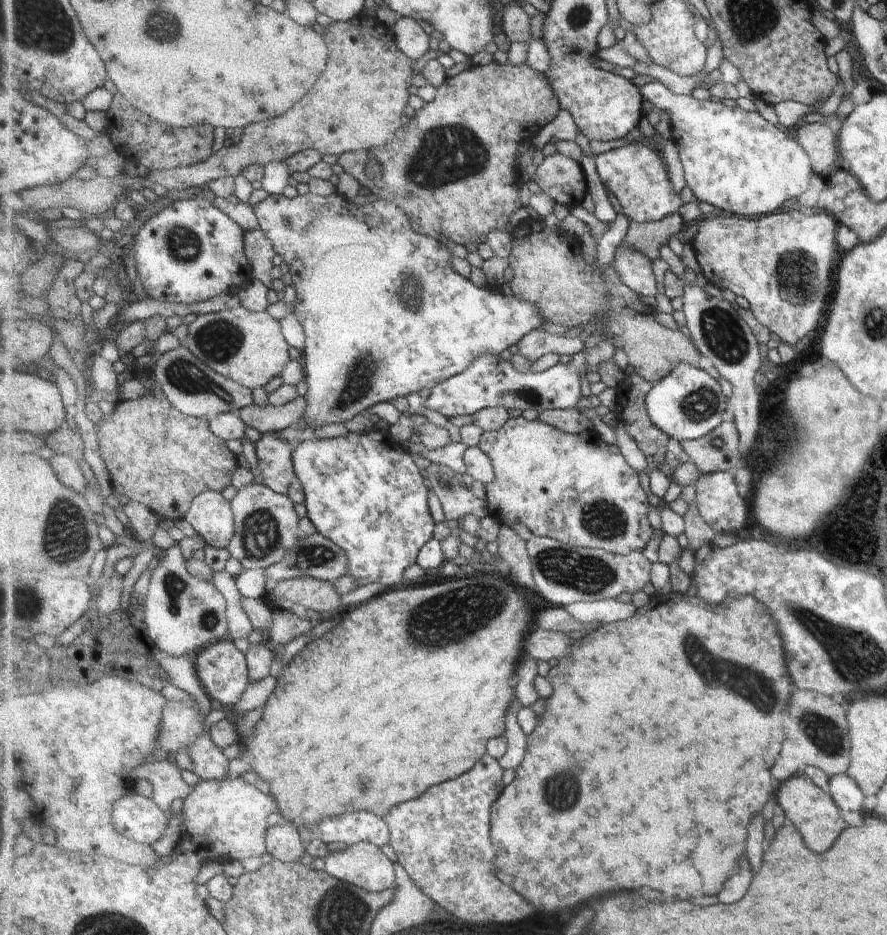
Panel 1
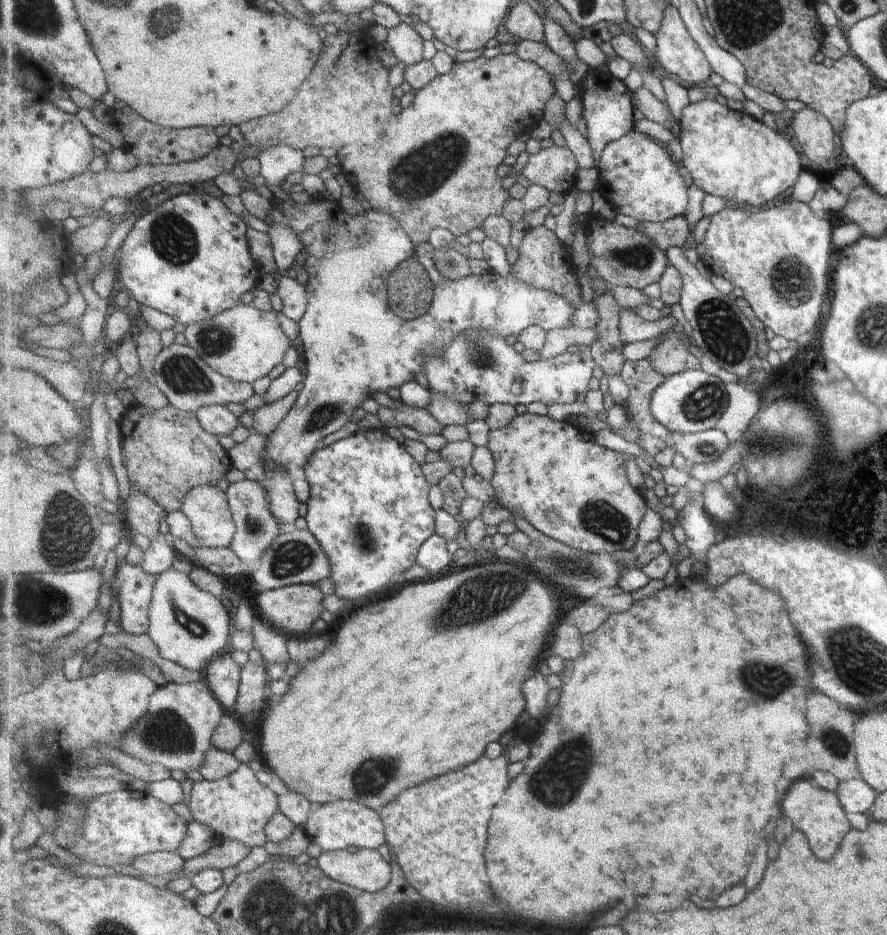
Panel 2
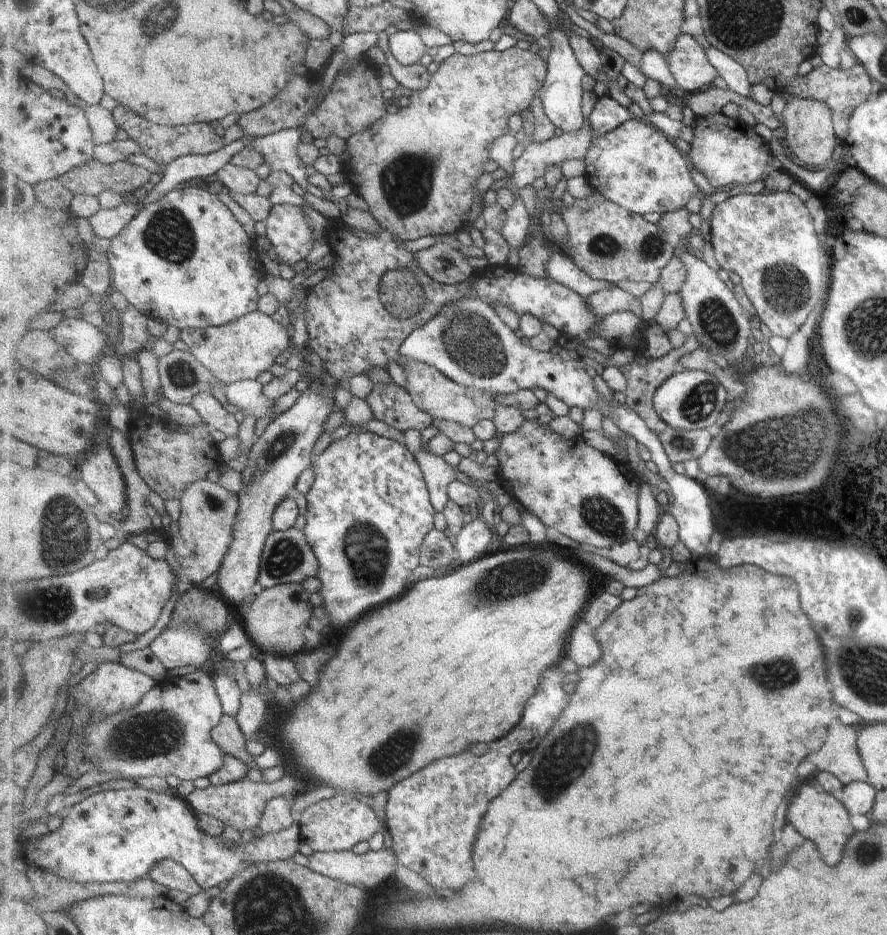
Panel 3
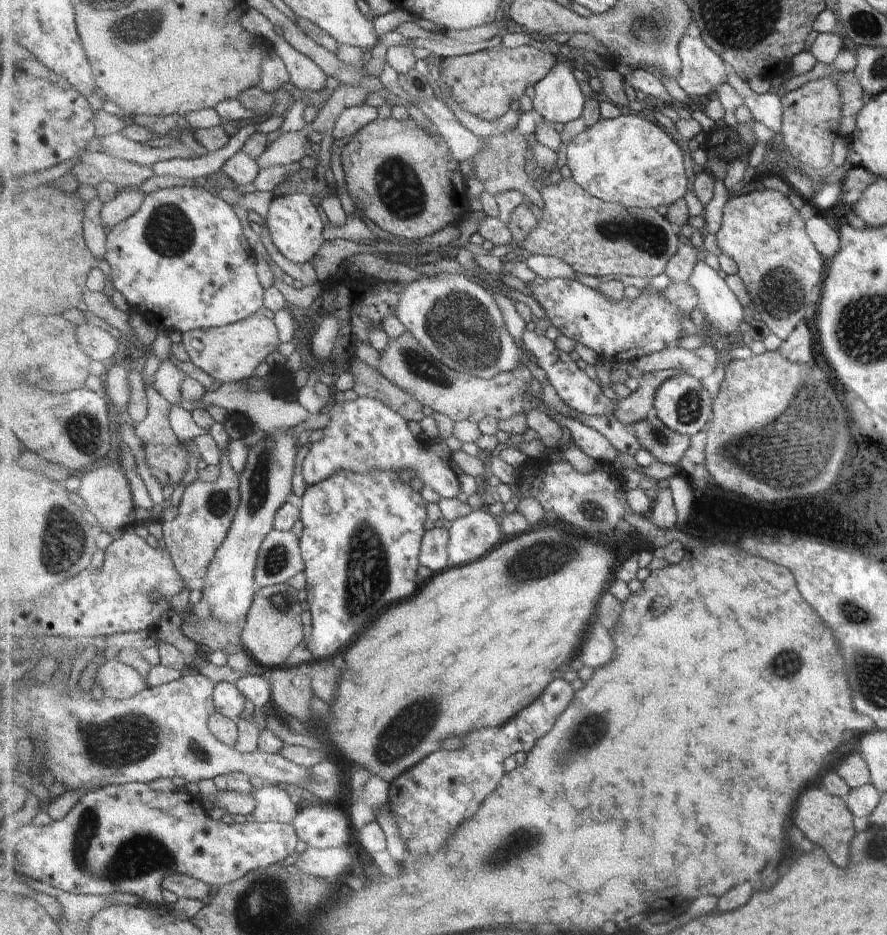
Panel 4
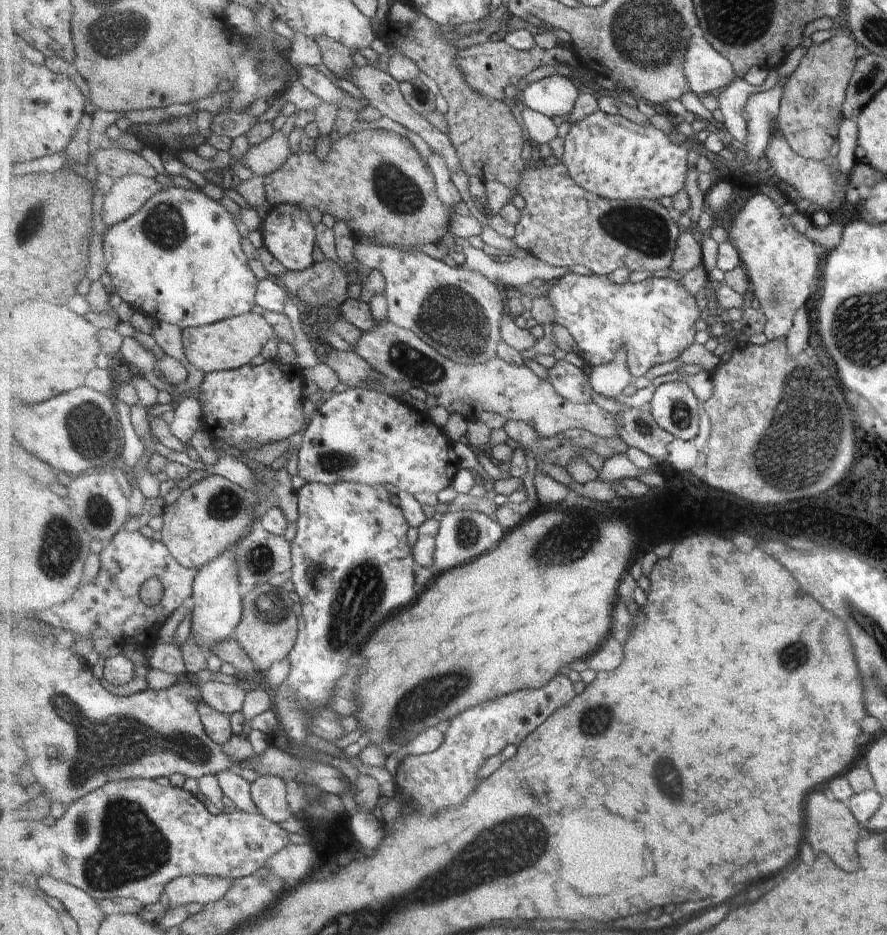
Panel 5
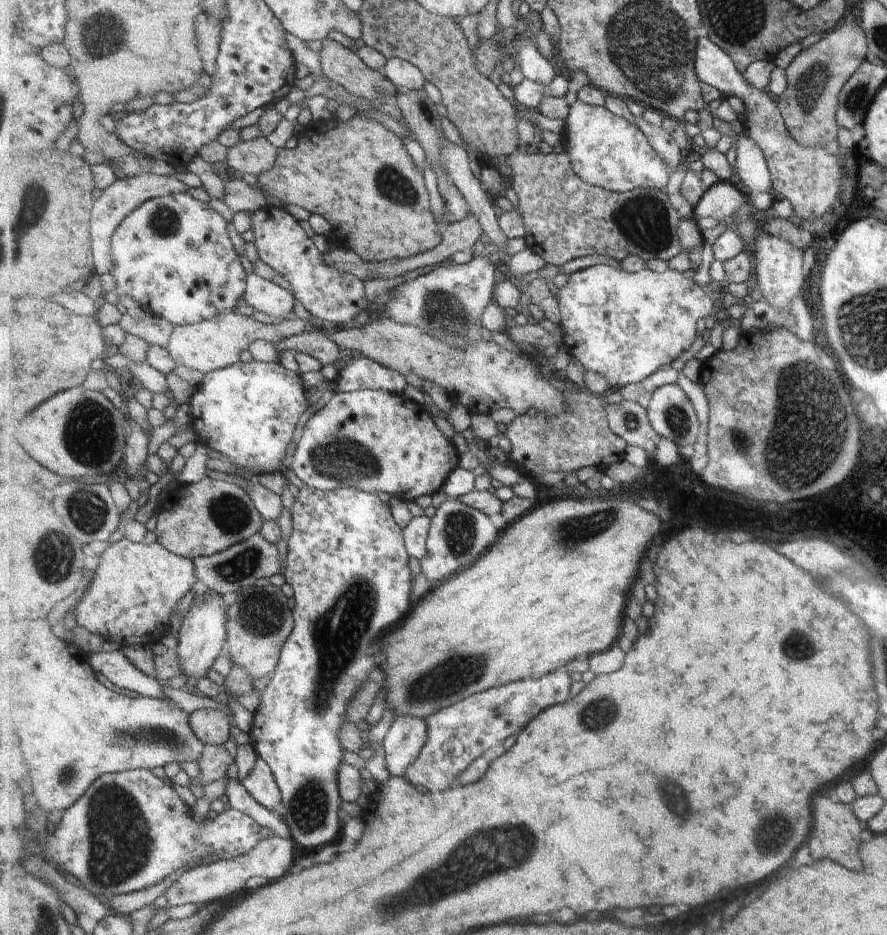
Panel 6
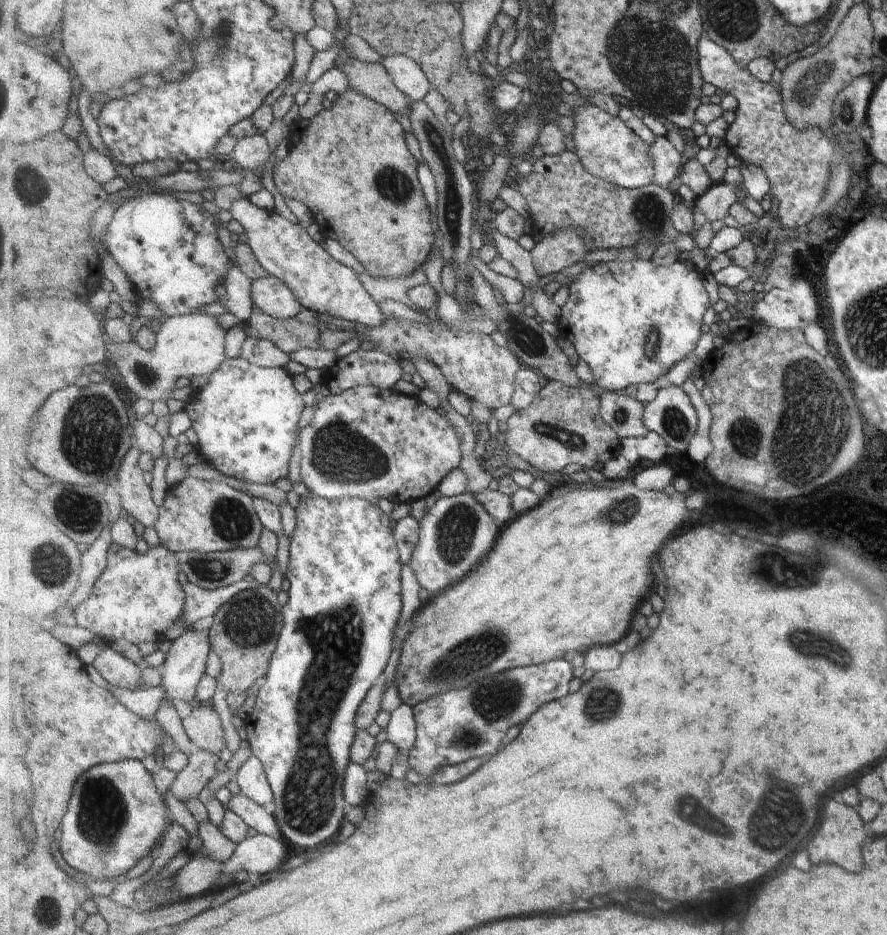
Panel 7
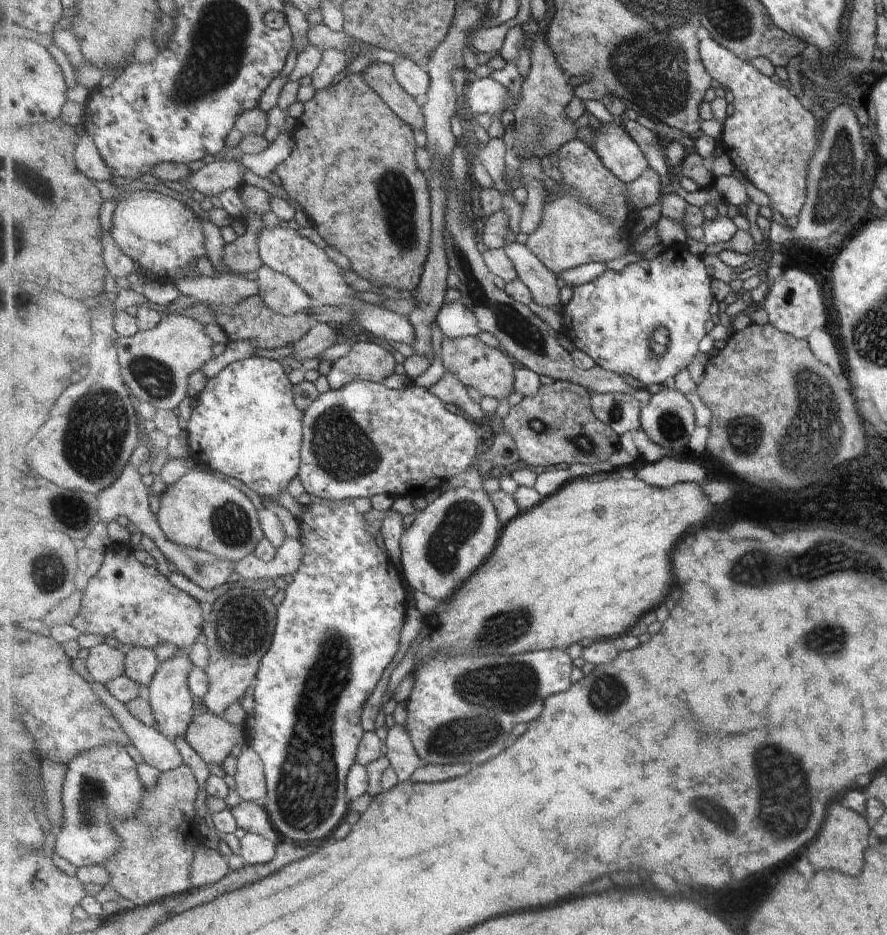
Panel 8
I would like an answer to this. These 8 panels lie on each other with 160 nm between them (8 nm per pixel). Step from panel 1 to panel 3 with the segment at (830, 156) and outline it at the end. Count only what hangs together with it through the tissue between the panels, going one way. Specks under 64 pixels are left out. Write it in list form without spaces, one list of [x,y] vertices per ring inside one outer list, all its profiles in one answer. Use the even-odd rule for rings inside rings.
[[[788,99],[782,113],[785,125],[784,145],[789,145],[792,150],[793,160],[798,164],[803,162],[804,168],[812,170],[821,169],[831,161],[831,152],[836,143],[832,129],[832,114],[823,101],[814,99]]]

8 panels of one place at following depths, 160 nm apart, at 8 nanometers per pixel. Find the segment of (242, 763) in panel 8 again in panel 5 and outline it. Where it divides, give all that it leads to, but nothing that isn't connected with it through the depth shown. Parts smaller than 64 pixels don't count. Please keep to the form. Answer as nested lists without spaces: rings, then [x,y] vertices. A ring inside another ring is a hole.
[[[263,775],[251,784],[252,797],[261,815],[279,824],[293,816],[288,803],[288,786],[282,778]]]

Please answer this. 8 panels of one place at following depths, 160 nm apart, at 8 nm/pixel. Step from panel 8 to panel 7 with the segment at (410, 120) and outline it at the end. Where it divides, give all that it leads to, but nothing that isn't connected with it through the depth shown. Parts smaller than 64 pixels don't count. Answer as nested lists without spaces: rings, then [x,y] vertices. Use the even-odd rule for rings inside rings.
[[[350,56],[336,60],[336,66],[349,79],[350,88],[371,100],[390,108],[394,113],[408,116],[410,106],[415,102],[391,80],[382,62],[368,63]]]

